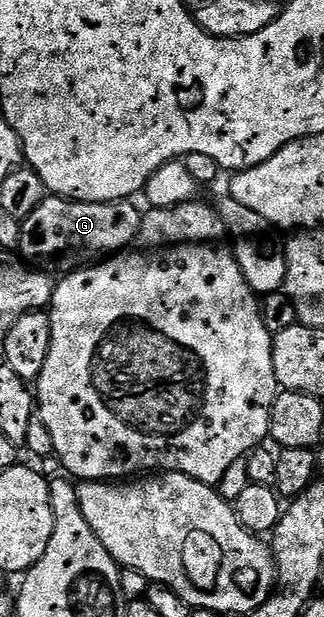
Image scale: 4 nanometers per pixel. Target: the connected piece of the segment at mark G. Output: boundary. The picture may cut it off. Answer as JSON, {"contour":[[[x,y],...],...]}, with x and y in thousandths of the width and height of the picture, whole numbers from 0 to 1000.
{"contour":[[[142,318],[139,324],[120,329],[120,335],[108,335],[108,342],[96,342],[96,348],[83,348],[65,358],[59,410],[68,413],[62,415],[93,417],[93,420],[77,420],[102,426],[127,426],[114,423],[151,423],[160,417],[213,417],[222,410],[358,412],[407,392],[423,371],[435,366],[438,347],[423,345],[410,329],[398,323],[383,326],[216,326],[210,319]]]}

